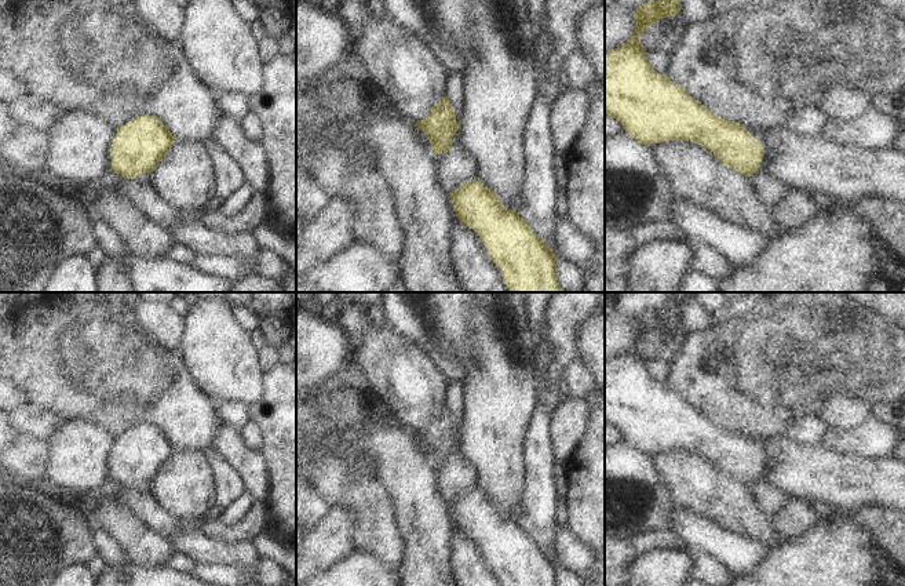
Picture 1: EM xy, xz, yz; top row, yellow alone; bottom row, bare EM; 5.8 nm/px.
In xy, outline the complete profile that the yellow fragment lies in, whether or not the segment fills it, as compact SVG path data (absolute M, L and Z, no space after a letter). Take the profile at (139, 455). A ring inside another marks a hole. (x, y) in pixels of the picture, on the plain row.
M138 425L117 437L110 456L112 480L124 488L152 483L175 451L169 437L158 426Z

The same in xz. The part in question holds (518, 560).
M478 485L460 492L449 503L457 528L478 542L492 569L501 579L501 586L558 586L558 567L554 560L519 521L507 518L499 503L482 494Z

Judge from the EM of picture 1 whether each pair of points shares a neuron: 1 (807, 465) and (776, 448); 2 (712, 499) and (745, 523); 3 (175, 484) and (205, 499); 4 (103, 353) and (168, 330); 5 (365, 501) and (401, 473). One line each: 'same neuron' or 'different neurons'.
1: same neuron
2: same neuron
3: same neuron
4: different neurons
5: different neurons

